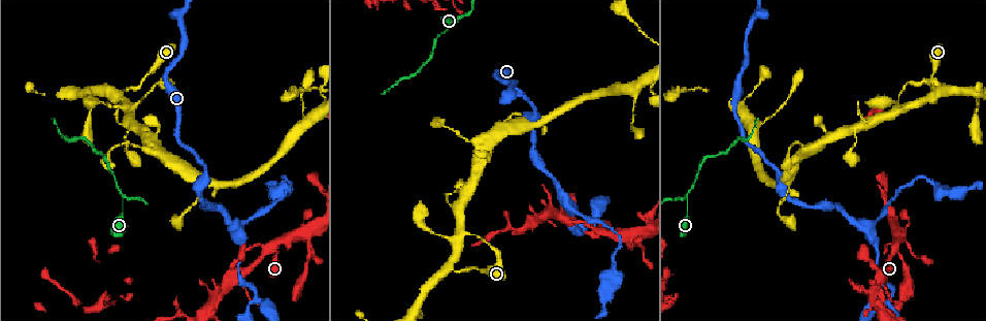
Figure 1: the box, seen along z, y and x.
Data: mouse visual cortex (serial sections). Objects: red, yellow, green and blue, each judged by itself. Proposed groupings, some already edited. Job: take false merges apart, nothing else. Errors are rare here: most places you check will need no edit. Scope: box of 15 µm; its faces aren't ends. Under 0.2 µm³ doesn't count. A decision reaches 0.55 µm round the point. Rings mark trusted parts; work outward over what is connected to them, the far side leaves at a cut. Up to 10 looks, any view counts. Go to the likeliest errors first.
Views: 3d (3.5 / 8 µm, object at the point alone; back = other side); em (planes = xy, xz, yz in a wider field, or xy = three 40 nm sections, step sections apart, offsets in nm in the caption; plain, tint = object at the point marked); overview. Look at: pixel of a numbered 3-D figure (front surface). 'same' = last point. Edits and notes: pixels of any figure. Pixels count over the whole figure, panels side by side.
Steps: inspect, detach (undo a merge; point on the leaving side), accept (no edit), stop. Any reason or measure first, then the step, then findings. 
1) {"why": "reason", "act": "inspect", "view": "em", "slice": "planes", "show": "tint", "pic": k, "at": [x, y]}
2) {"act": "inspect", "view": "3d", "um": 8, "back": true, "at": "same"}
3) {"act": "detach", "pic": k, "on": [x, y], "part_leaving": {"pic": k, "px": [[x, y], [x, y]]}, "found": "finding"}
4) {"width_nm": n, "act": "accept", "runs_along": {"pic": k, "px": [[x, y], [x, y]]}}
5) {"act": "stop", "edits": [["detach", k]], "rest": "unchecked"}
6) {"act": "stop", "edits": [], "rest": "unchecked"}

{"why": "abrupt turn", "act": "inspect", "view": "3d", "um": 3.5, "pic": 1, "at": [687, 200]}

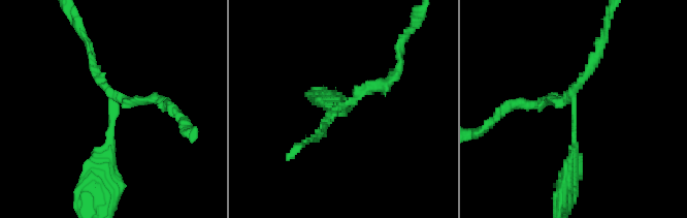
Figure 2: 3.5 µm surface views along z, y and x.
{"why": "need the tissue", "act": "inspect", "view": "em", "slice": "xy", "step": 1, "show": "tint", "pic": 2, "at": [576, 111]}

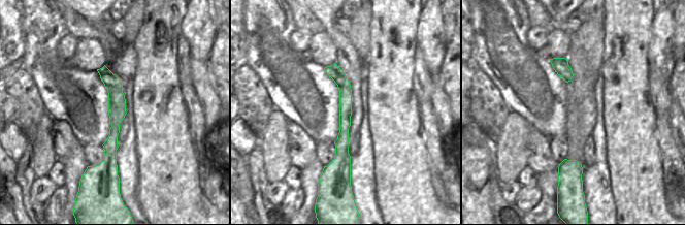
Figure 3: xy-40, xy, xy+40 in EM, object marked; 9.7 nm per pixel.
{"why": "cut it another way", "act": "inspect", "view": "em", "slice": "planes", "show": "tint", "at": "same"}

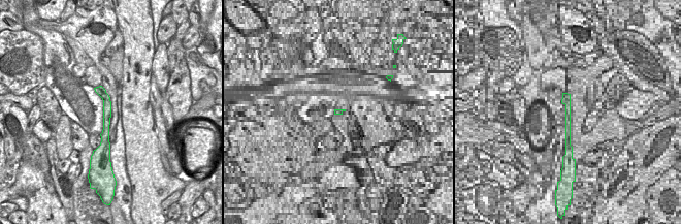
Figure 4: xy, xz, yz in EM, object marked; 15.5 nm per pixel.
{"act": "accept", "runs_along": {"pic": 4, "px": [[98, 89], [106, 99], [104, 147]]}, "found": "one cell here"}

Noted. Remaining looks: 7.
{"why": "sharp bend", "act": "inspect", "view": "3d", "um": 3.5, "pic": 1, "at": [309, 235]}

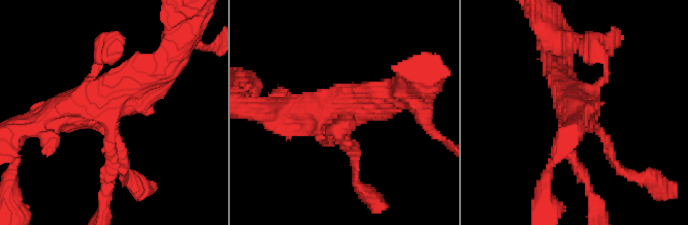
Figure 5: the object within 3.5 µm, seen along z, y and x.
{"why": "now the EM", "act": "inspect", "view": "em", "slice": "planes", "show": "tint", "pic": 5, "at": [110, 114]}

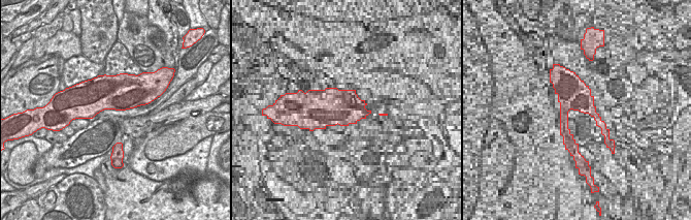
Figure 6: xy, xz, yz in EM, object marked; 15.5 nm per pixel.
{"act": "accept", "runs_along": {"pic": 5, "px": [[46, 119], [110, 100], [164, 65]]}, "found": "all the same cell"}

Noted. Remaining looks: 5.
{"act": "inspect", "view": "3d", "um": 3.5, "pic": 1, "at": [510, 93]}

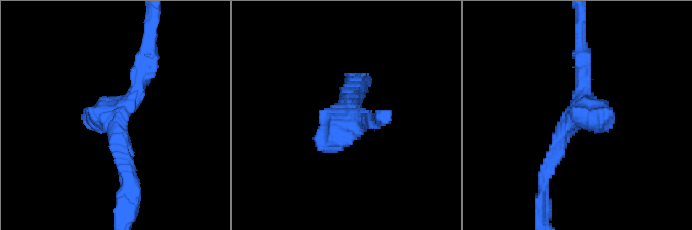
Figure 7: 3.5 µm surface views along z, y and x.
{"act": "inspect", "view": "em", "slice": "xy", "step": 3, "show": "plain", "pic": 7, "at": [578, 116]}

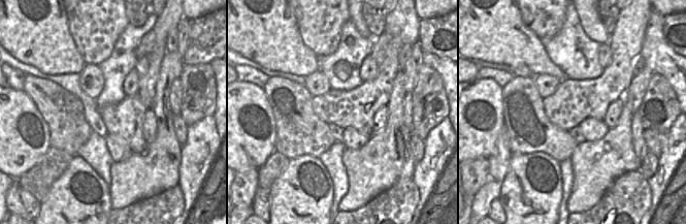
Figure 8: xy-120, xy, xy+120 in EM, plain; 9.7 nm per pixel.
{"why": "with the object marked", "act": "inspect", "view": "em", "slice": "xy", "step": 3, "show": "tint", "at": "same"}

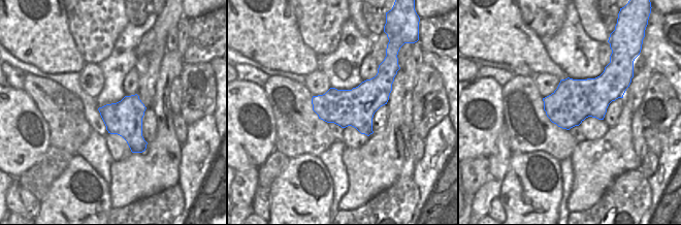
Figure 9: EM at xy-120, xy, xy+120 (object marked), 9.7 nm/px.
{"act": "accept", "runs_along": {"pic": 7, "px": [[545, 175], [577, 114], [605, 108]]}, "found": "continuous, no second cell"}

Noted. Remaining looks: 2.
{"why": "three arms meet", "act": "inspect", "view": "em", "slice": "xy", "step": 2, "show": "tint", "pic": 1, "at": [565, 202]}

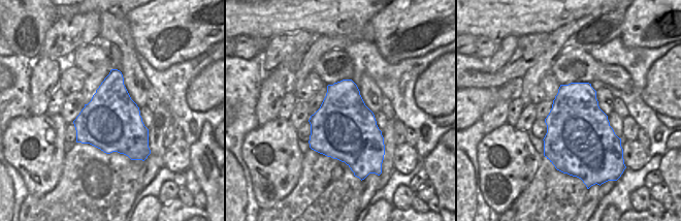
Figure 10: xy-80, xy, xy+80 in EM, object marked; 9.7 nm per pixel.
{"why": "see where the arms go", "act": "inspect", "view": "3d", "um": 3.5, "at": "same"}

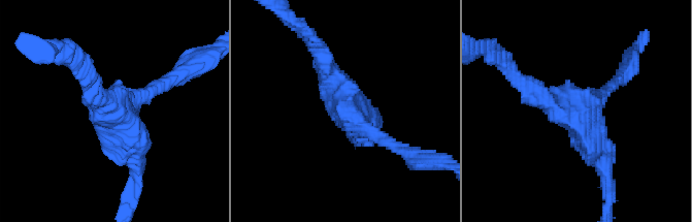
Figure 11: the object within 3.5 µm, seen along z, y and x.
{"act": "accept", "runs_along": {"pic": 11, "px": [[525, 81], [578, 106], [603, 163]]}, "found": "continuous, no second cell"}

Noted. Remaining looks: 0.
{"act": "stop", "edits": [], "rest": "unchecked"}

